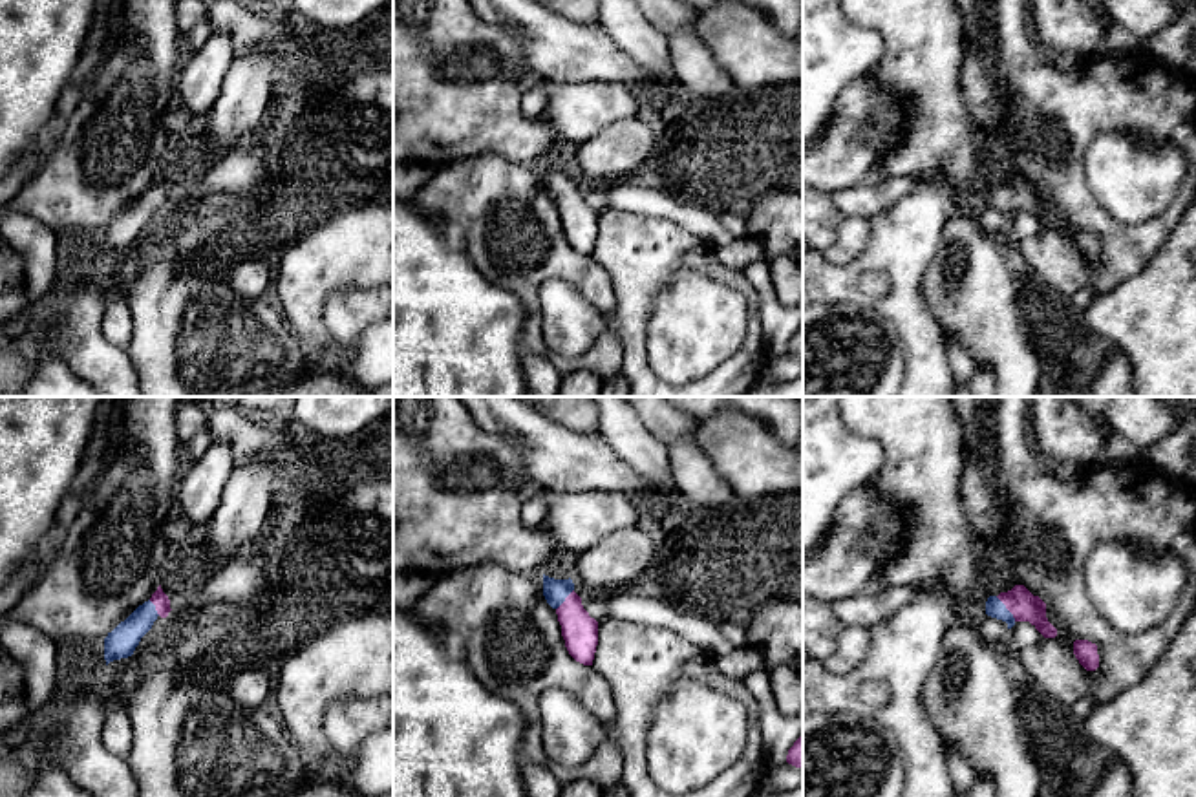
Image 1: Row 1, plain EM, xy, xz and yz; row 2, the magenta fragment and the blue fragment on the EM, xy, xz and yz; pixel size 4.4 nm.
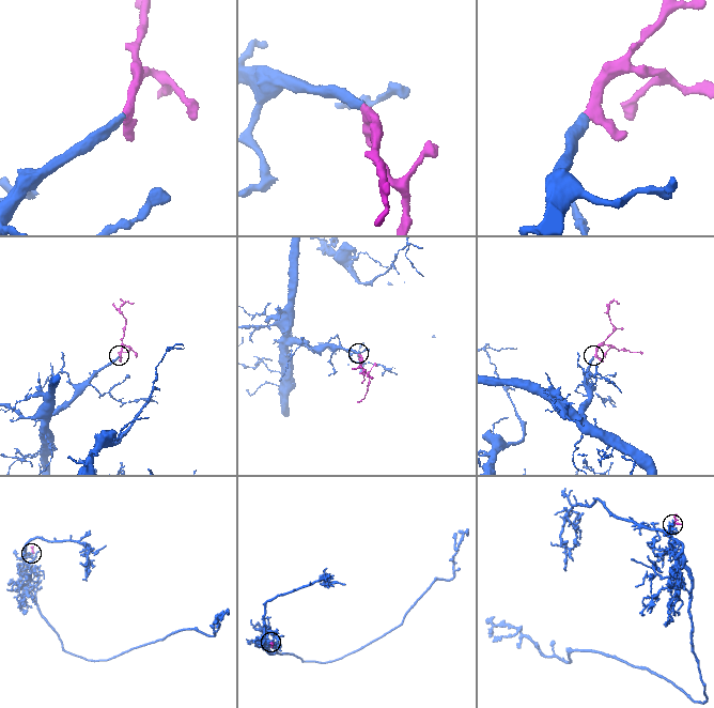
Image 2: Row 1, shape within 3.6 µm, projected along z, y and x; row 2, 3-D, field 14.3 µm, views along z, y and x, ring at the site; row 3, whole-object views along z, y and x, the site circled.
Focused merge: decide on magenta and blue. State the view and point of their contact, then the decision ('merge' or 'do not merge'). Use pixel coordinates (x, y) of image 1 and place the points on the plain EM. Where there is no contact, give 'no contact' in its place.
meets magenta in yz at (1006, 198); merge

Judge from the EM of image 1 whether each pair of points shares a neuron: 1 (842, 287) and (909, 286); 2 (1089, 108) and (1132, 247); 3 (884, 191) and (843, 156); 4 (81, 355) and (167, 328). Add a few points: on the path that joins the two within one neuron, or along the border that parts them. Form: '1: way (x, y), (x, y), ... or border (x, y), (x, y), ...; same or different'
1: way (858, 298), (865, 302), (893, 302); same
2: way (1074, 145), (1072, 194), (1096, 218); same
3: border (871, 178), (832, 194); different
4: border (125, 350), (138, 377); different

